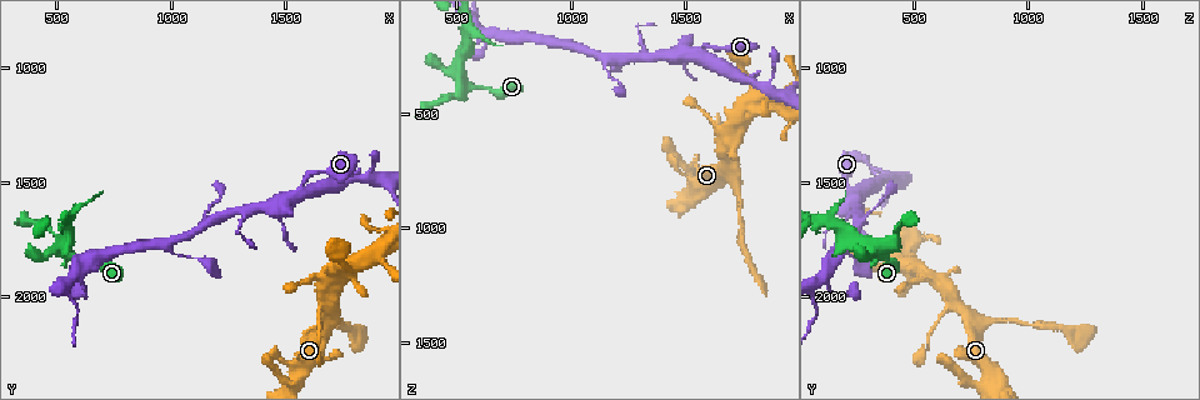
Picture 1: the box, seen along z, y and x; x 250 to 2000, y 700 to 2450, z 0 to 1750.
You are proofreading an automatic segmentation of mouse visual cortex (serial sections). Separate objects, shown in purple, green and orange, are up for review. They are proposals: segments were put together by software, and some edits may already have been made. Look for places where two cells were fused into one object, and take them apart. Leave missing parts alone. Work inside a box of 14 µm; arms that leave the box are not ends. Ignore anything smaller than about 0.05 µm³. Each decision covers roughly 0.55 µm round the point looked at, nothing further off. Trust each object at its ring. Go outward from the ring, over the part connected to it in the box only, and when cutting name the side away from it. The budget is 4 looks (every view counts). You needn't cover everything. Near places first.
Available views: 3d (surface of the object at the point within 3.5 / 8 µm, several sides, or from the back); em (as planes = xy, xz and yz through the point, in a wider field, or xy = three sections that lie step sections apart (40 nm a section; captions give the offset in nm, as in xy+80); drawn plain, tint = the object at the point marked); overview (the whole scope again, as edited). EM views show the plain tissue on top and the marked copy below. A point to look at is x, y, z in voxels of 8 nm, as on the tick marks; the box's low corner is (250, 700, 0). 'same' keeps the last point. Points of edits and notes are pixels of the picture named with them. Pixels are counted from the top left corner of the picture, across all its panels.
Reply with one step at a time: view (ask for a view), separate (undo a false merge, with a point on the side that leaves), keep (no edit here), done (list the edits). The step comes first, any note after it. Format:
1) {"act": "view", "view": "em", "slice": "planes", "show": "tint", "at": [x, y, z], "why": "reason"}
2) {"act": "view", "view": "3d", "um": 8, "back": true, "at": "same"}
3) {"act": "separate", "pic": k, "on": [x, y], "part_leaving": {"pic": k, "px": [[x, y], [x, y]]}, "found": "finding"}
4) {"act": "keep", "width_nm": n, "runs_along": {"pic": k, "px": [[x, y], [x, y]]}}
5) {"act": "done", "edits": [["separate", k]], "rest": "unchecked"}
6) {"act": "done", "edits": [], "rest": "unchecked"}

{"act": "view", "view": "3d", "um": 3.5, "at": [540, 1810, 390], "why": "sharp bend"}

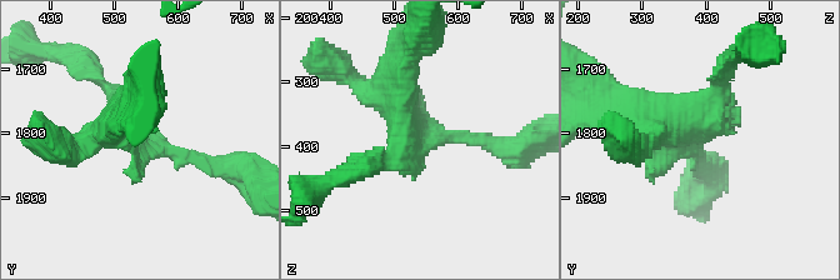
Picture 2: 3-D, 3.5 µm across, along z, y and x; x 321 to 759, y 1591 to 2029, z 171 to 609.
{"act": "view", "view": "em", "slice": "xy", "step": 3, "show": "tint", "at": [540, 1805, 390], "why": "need the tissue"}

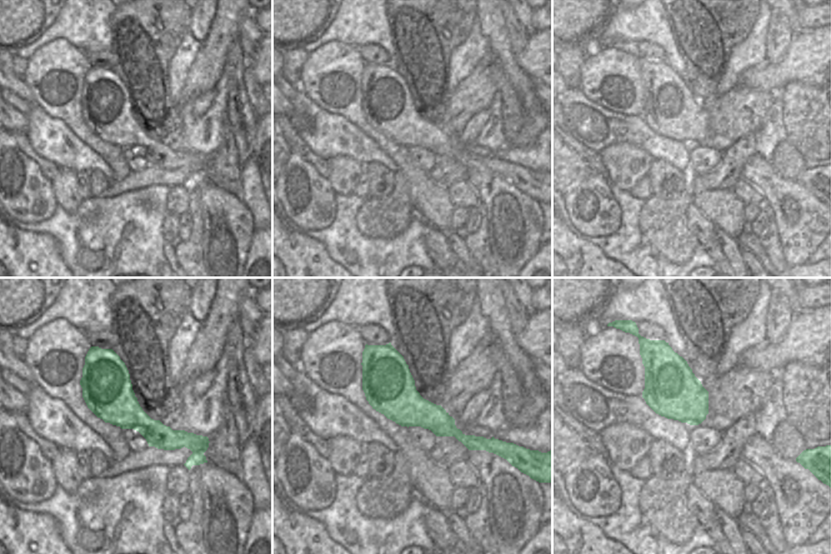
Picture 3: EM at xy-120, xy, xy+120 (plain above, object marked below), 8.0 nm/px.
{"act": "keep", "runs_along": {"pic": 2, "px": [[493, 144], [409, 129], [401, 64]]}, "found": "all the same cell"}

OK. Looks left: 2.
{"act": "view", "view": "3d", "um": 3.5, "at": [1690, 2100, 780], "why": "abrupt turn"}

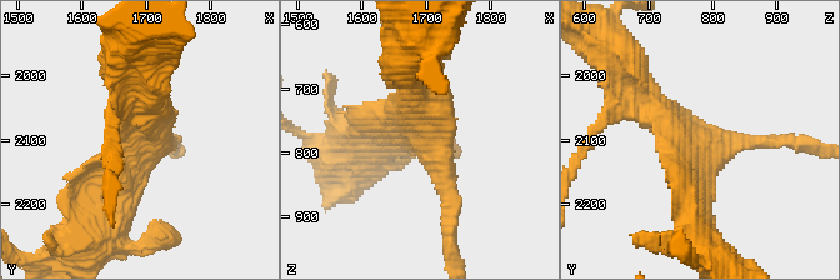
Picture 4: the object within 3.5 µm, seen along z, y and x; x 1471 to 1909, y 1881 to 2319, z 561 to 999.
{"act": "view", "view": "em", "slice": "xy", "step": 3, "show": "tint", "at": [1705, 2100, 775]}

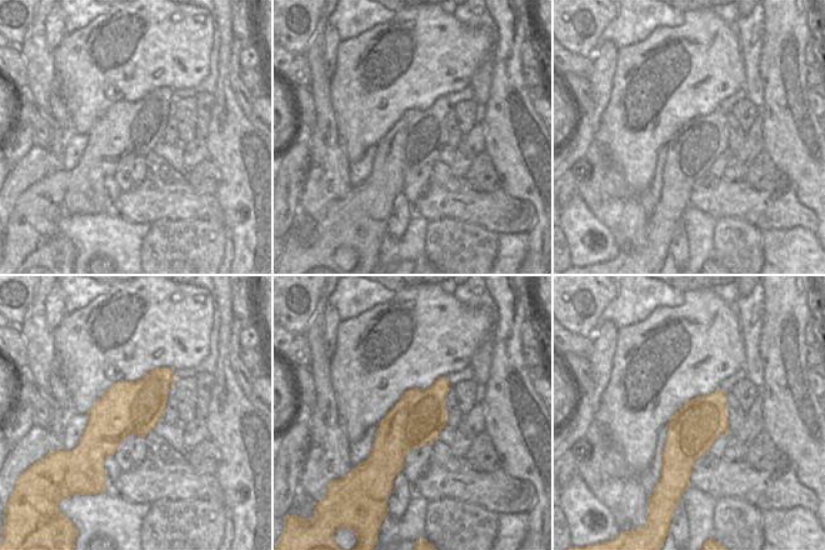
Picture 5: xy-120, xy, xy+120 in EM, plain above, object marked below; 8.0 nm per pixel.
{"act": "keep", "arms": 3, "arm_widths_nm": [200, 200, 400], "runs_along": {"pic": 4, "px": [[695, 205], [698, 144], [634, 86]]}, "found": "continuous, no second cell"}

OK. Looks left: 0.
{"act": "done", "edits": [], "rest": "unchecked"}

